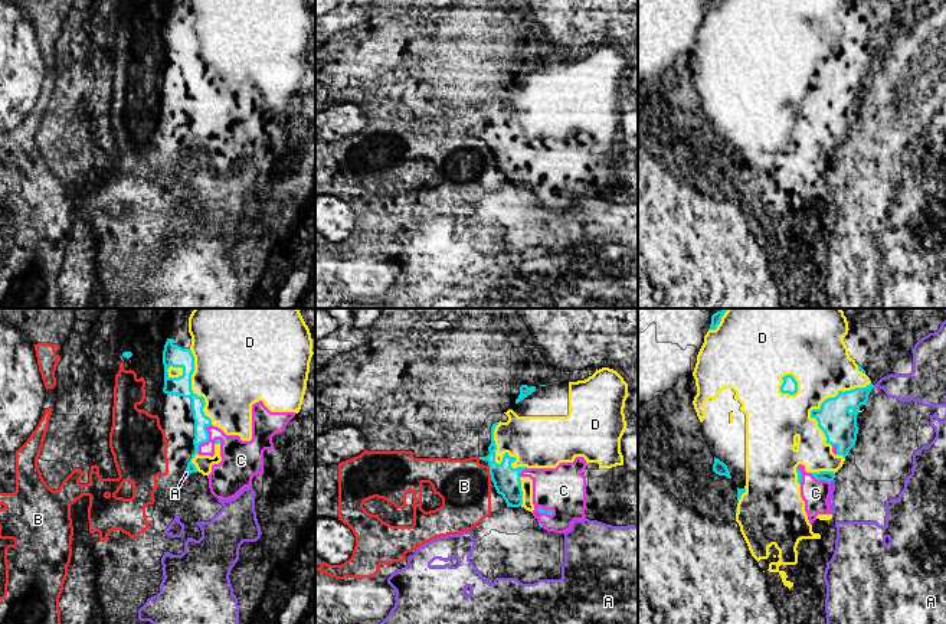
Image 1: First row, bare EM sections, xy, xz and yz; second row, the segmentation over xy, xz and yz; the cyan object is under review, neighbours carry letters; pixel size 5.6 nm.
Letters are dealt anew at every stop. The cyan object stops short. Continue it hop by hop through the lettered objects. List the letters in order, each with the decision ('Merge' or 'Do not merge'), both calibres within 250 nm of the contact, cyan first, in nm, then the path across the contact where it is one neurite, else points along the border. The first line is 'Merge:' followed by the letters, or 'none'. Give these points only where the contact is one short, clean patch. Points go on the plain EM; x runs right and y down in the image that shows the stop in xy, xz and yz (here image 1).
Merge: C, D
A: Do not merge. Thickness 60 nm (cyan) against 50 nm
B: Do not merge. Thickness 150 nm (cyan) against 300 nm
C: Merge. Thickness 80 nm (cyan) against 220 nm
D: Merge. Thickness 190 nm (cyan) against 340 nm

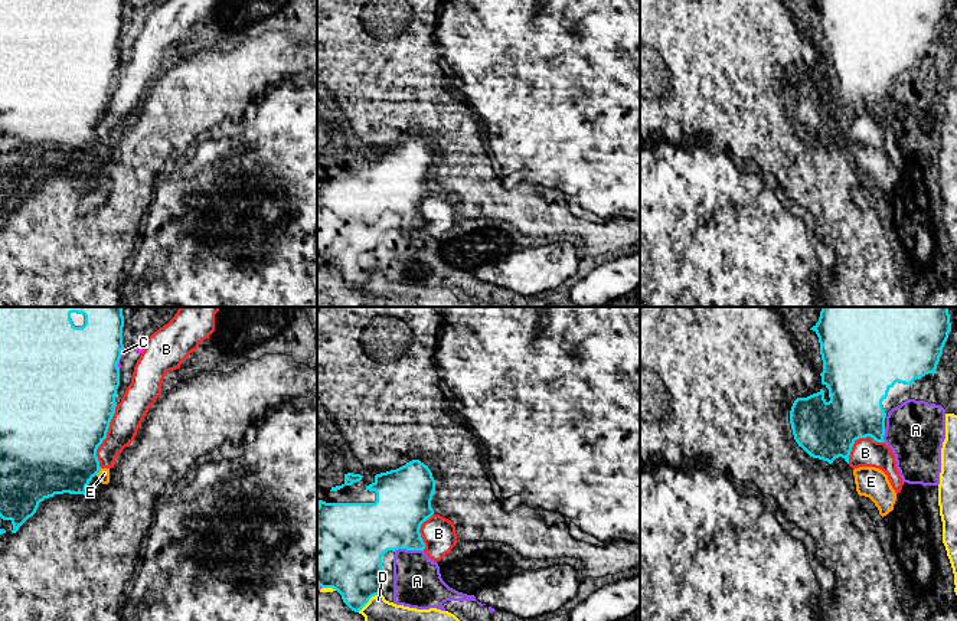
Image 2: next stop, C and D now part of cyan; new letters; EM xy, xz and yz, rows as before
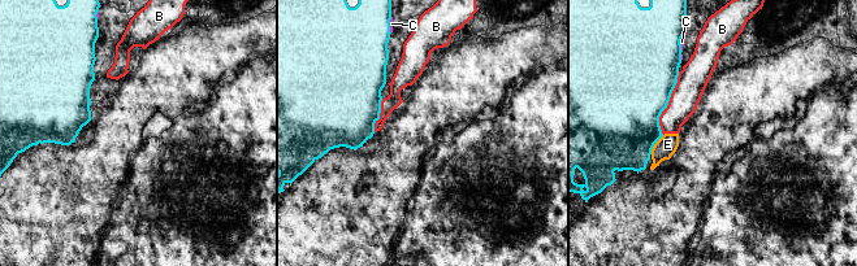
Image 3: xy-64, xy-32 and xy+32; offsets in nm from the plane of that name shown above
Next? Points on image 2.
Merge: A, C
A: Merge. Thickness 320 nm (cyan) against 280 nm
B: Do not merge. Thickness 480 nm (cyan) against 160 nm. Boundary: xy (117, 82), (107, 114), (97, 127), (100, 144)
C: Merge. Thickness 440 nm (cyan) against 30 nm
D: Do not merge. Thickness 360 nm (cyan) against 280 nm
E: Do not merge. Thickness 440 nm (cyan) against 60 nm. Boundary: xy (101, 146), (95, 152)

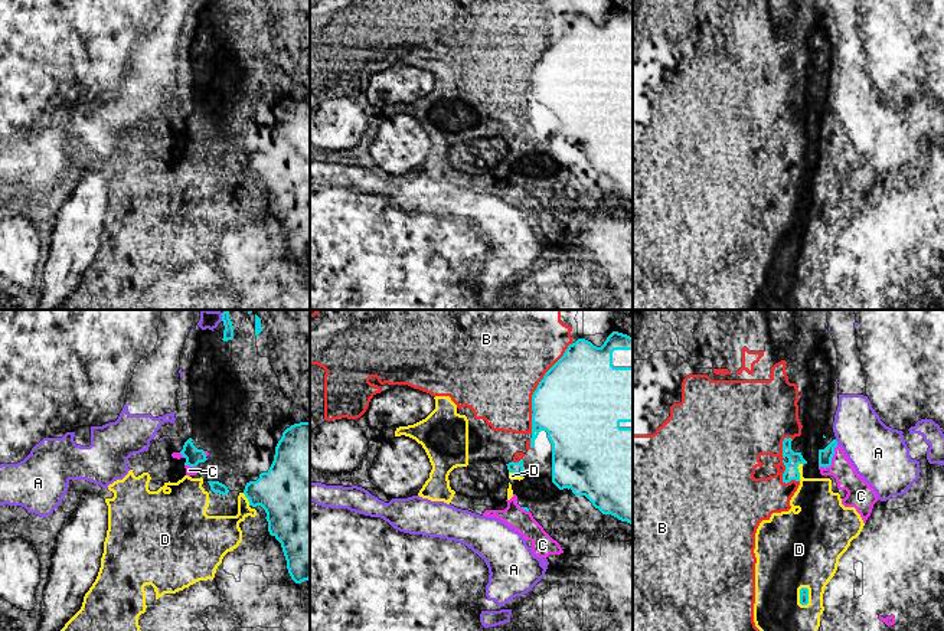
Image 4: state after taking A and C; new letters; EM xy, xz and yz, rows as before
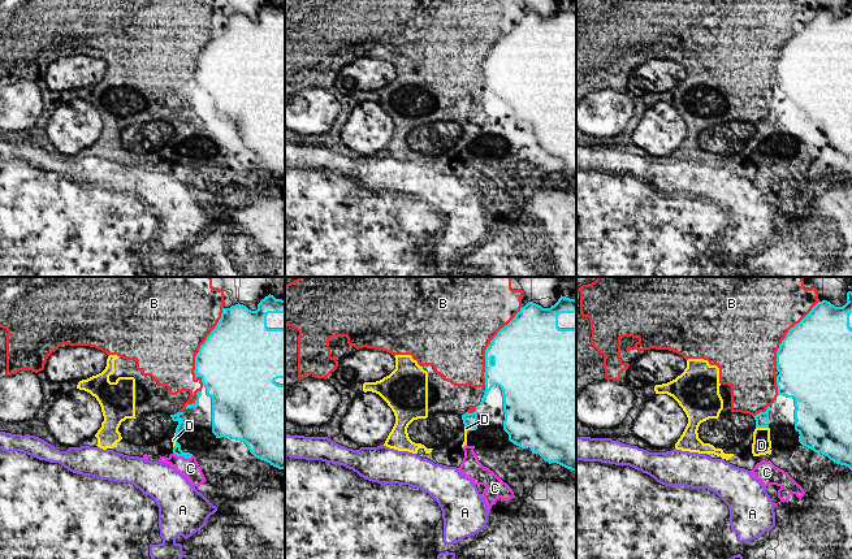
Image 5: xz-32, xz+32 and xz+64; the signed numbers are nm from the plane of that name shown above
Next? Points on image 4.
Merge: B
A: Do not merge. Thickness 80 nm (cyan) against 320 nm
B: Merge. Thickness 480 nm (cyan) against 500 nm
C: Do not merge. Thickness 80 nm (cyan) against 150 nm. Boundary: yz (838, 123), (832, 140), (819, 144)
D: Do not merge. Thickness 50 nm (cyan) against 420 nm

